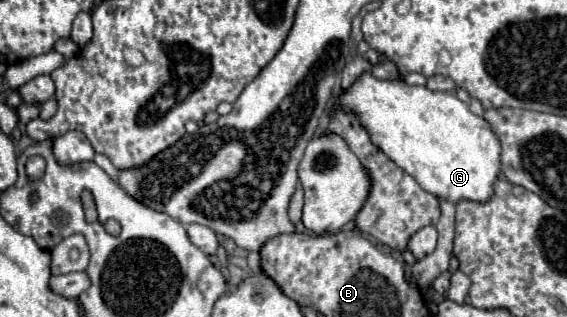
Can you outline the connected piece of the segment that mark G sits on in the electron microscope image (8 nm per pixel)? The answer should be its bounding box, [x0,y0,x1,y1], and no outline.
[338,73,502,205]

